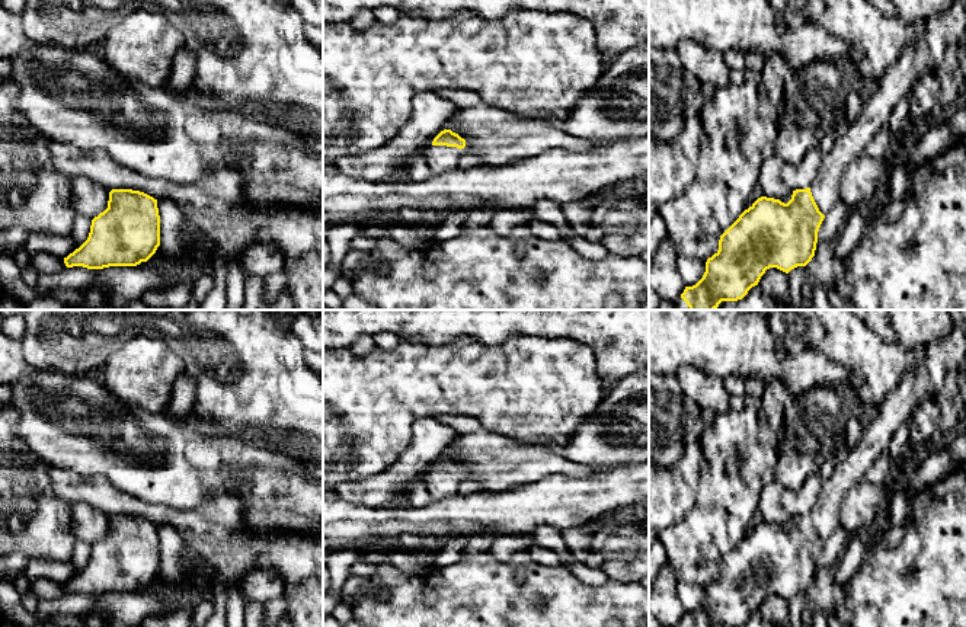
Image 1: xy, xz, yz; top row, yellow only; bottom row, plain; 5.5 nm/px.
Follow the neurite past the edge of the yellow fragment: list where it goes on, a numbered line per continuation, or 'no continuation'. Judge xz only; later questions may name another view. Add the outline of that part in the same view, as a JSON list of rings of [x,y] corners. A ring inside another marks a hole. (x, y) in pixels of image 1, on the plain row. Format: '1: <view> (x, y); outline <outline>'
1: xz (441, 485); outline [[[429,471],[425,474],[423,482],[432,500],[442,500],[458,493],[463,479],[457,473]]]

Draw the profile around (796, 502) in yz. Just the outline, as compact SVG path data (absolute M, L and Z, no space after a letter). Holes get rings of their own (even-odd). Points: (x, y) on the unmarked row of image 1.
M815 473L810 474L799 489L784 489L780 499L784 509L793 516L810 514L819 502L823 483L821 474Z

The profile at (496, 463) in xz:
M486 429L457 435L442 451L466 466L461 479L477 482L484 492L500 492L512 486L538 482L551 474L591 476L596 470L563 458L546 445L525 444Z

